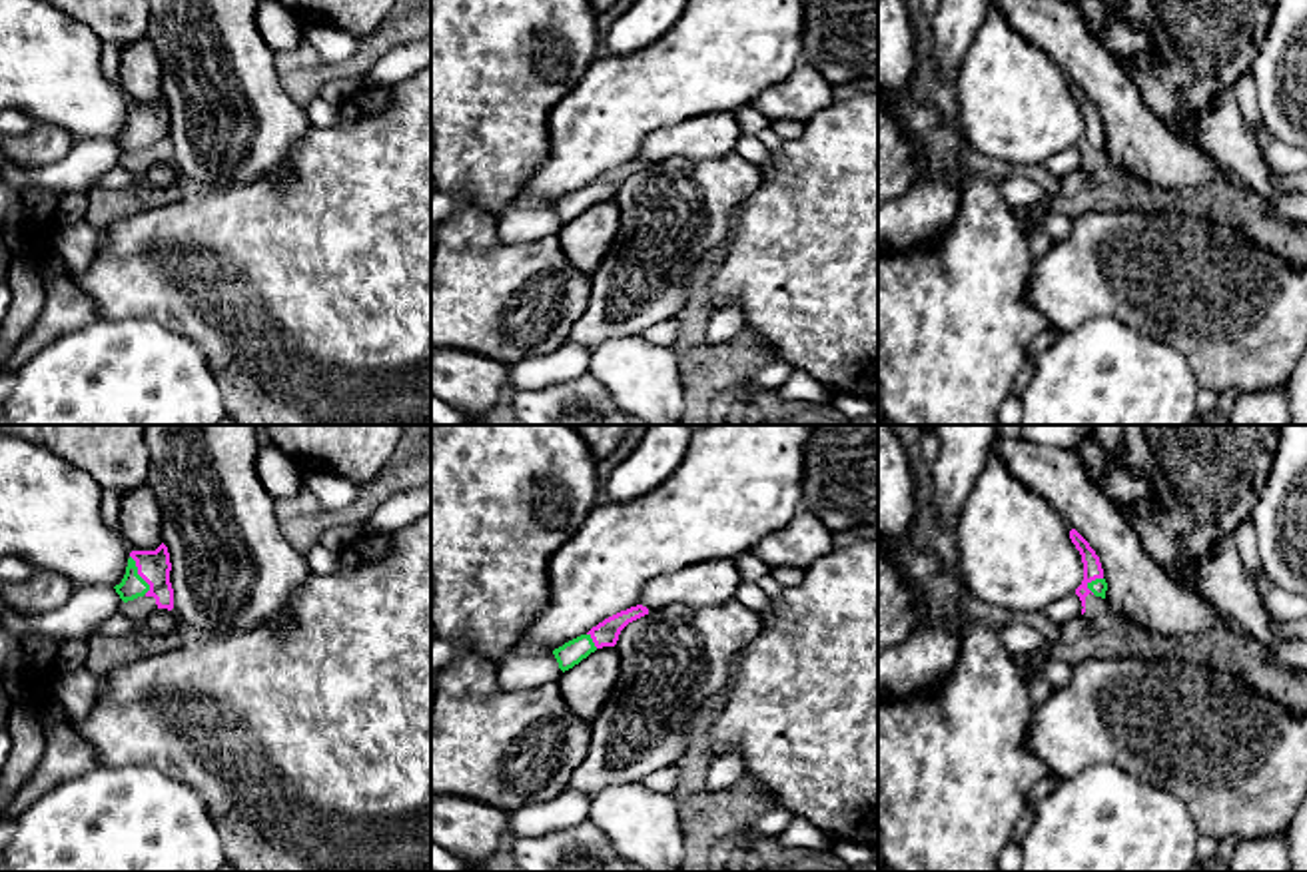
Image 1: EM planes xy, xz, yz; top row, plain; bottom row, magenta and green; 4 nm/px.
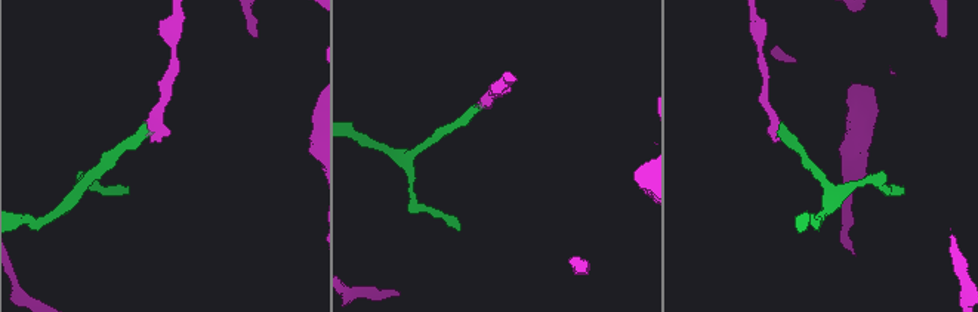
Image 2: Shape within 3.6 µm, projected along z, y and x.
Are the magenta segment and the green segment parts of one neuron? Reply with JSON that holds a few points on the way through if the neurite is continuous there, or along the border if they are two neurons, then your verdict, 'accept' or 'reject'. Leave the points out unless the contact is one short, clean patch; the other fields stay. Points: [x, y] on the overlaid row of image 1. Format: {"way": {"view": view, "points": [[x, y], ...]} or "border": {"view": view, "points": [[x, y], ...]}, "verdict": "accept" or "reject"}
{"way": {"view": "xy", "points": [[154, 567], [138, 573], [132, 585]]}, "verdict": "accept"}

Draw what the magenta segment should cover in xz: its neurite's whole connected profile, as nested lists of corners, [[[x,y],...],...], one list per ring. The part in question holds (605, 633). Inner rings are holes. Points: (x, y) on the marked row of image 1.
[[[643,605],[631,607],[627,611],[621,611],[617,615],[605,619],[603,623],[593,627],[587,635],[581,635],[577,639],[565,643],[563,647],[555,649],[553,654],[559,662],[559,668],[565,672],[565,670],[573,668],[575,664],[579,664],[583,658],[587,658],[597,649],[615,647],[621,631],[629,623],[633,623],[645,615],[649,615],[647,607],[643,607]]]

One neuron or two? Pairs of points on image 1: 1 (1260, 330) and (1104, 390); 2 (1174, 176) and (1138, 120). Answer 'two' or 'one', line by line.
1: two
2: one

